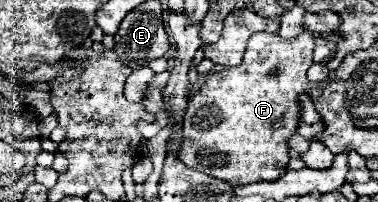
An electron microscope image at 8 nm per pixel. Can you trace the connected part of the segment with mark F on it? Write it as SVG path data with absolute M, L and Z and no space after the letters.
M308 30L292 40L284 40L282 36L268 32L252 34L242 64L210 74L202 88L188 100L184 120L192 120L192 140L182 142L182 150L176 158L188 168L202 170L234 186L278 180L282 176L282 168L286 168L290 160L288 138L298 132L300 124L298 96L310 92L312 88L312 82L306 78L306 70L312 66L312 50L314 34Z

